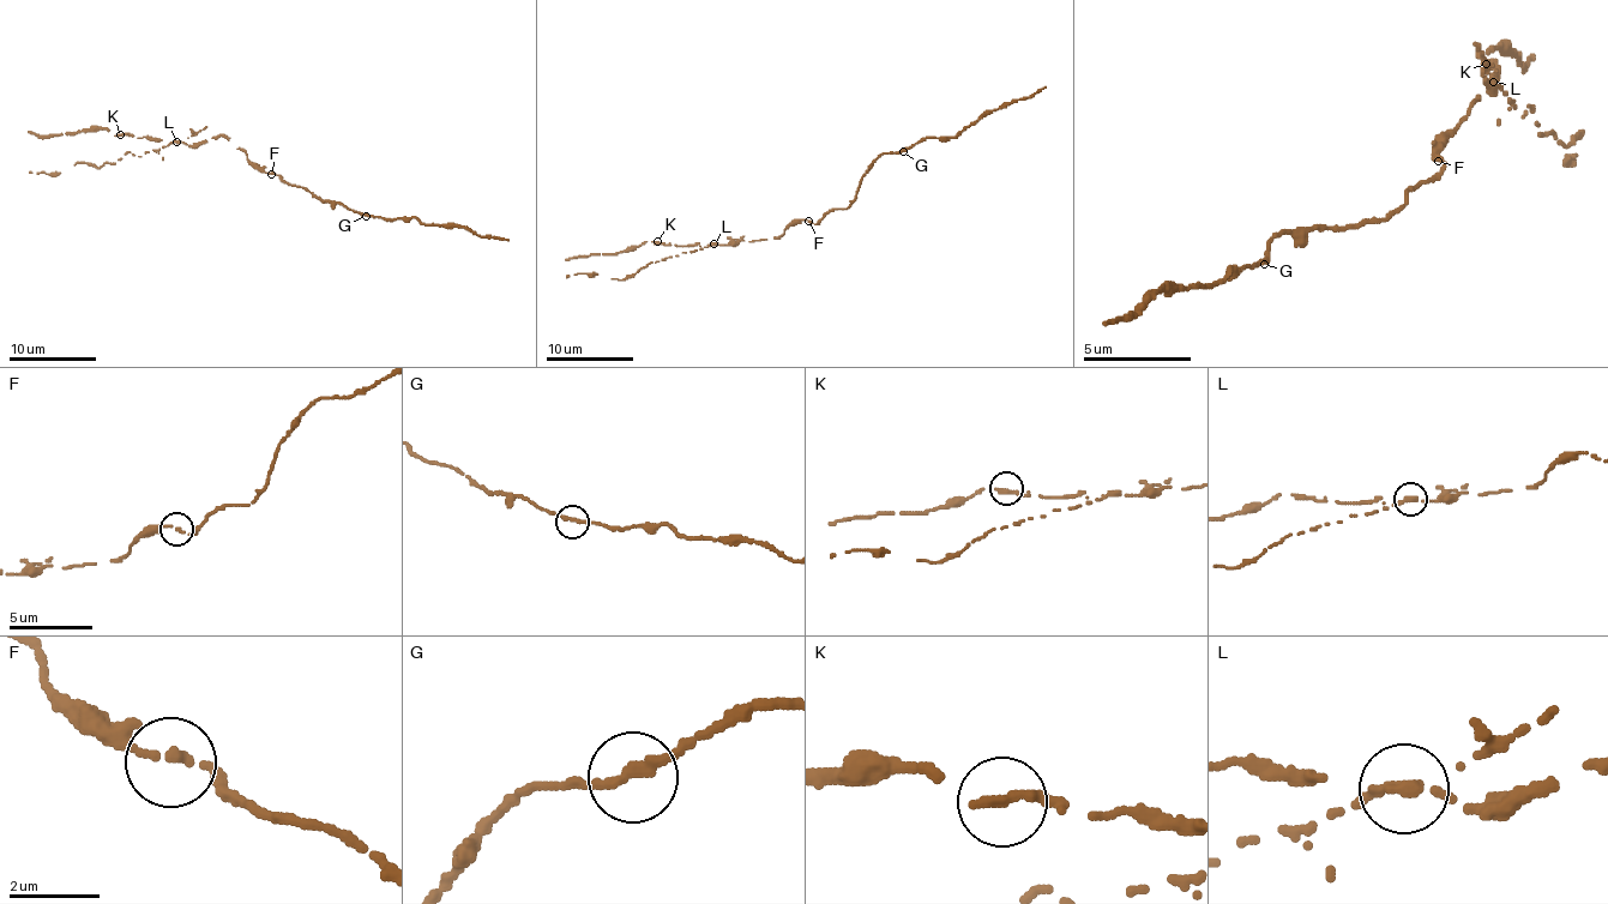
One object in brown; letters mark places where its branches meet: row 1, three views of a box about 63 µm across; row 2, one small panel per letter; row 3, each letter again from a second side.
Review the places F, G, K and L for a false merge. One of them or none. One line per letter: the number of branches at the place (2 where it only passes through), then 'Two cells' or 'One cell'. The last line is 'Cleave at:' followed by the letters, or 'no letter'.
F: Branches: 2. One cell
G: Branches: 2. One cell
K: Branches: 2. One cell
L: Branches: 2. Two cells
Cleave at: L

